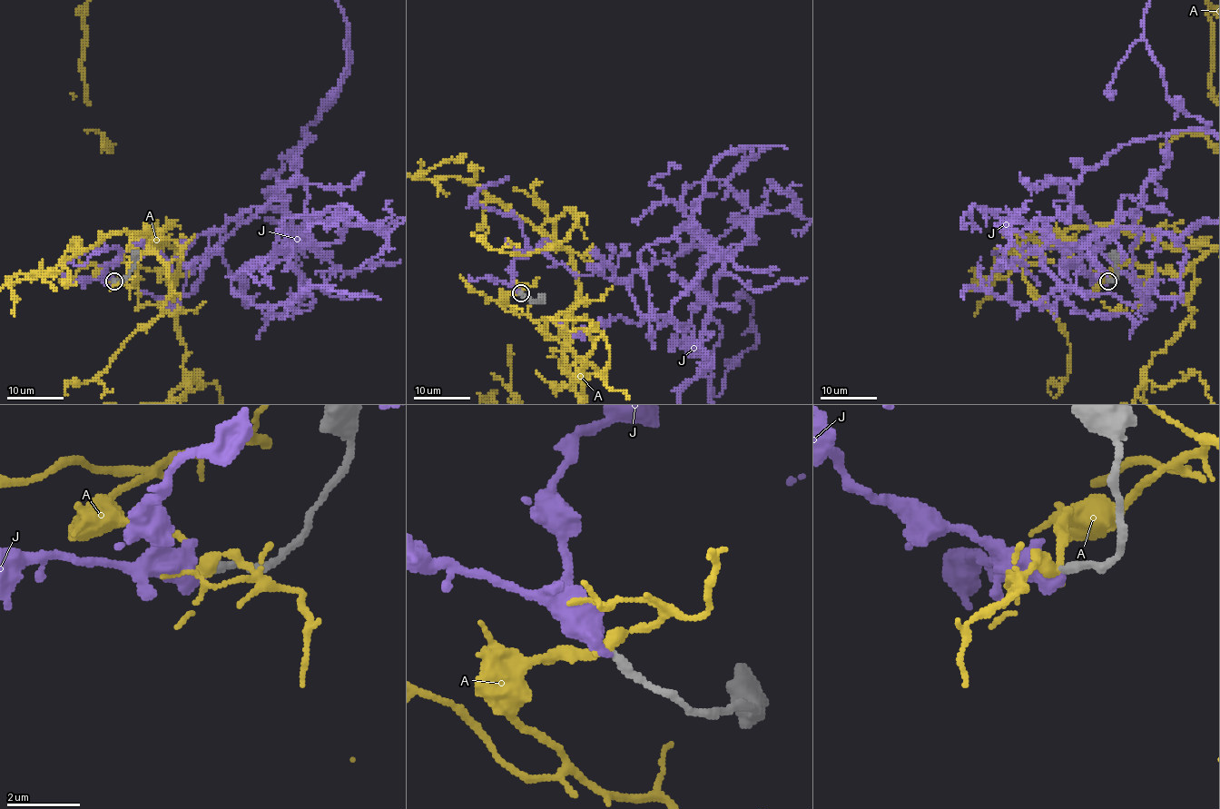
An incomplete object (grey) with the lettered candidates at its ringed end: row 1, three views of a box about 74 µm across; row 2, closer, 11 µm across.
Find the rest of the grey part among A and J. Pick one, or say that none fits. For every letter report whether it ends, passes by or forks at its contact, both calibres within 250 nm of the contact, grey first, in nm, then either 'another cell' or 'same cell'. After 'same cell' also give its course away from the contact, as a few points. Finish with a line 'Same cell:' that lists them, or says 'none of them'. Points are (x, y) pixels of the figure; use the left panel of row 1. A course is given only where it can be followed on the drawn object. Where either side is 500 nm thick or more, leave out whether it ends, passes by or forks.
A: it passes by; calibres 240 and 280 nm; another cell
J: it ends; calibres 240 and 360 nm; same cell; course (113, 281), (137, 243), (181, 257), (304, 182), (292, 157), (351, 60)
Same cell: J

